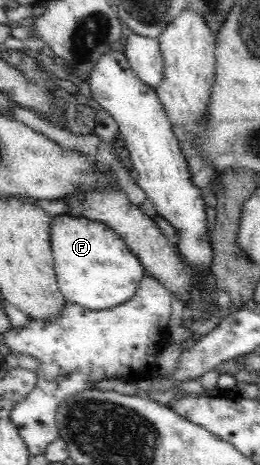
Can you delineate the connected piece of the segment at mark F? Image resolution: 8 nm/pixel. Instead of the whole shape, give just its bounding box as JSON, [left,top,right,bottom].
[49,214,145,310]

